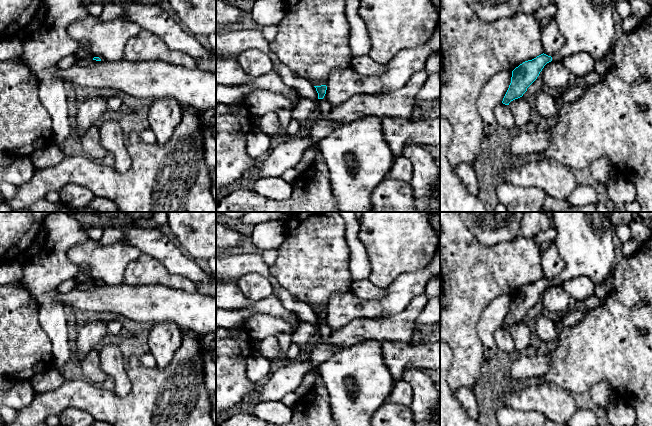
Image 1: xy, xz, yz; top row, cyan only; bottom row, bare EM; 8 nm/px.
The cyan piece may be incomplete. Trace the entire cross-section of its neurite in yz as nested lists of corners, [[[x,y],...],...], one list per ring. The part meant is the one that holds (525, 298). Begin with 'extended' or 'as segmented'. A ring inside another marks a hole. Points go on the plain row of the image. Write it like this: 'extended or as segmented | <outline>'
extended | [[[551,212],[556,229],[554,243],[565,266],[560,275],[552,281],[541,278],[532,284],[520,288],[512,295],[511,307],[502,327],[509,329],[523,320],[527,312],[537,303],[544,290],[551,285],[562,285],[565,281],[585,276],[595,286],[605,284],[613,277],[615,265],[615,247],[613,244],[610,212]]]

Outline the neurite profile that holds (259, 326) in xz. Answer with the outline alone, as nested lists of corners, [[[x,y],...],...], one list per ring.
[[[254,314],[244,322],[244,328],[250,337],[260,342],[270,336],[292,334],[294,327],[290,321],[268,314]]]

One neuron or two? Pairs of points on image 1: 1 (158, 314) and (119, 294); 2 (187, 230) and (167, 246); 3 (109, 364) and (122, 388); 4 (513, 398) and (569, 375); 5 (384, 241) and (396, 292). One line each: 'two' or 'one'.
1: one
2: two
3: one
4: two
5: two

